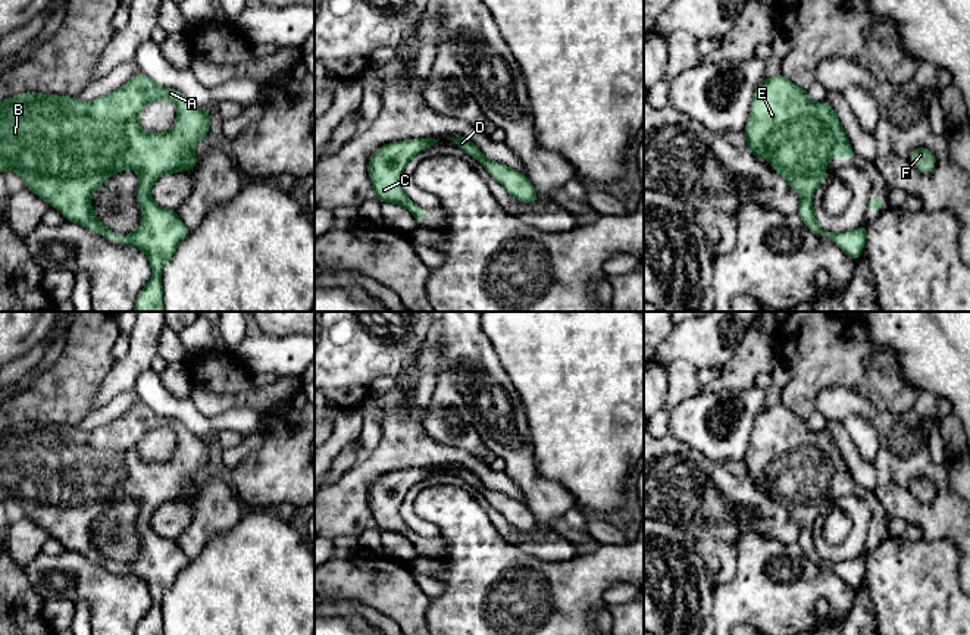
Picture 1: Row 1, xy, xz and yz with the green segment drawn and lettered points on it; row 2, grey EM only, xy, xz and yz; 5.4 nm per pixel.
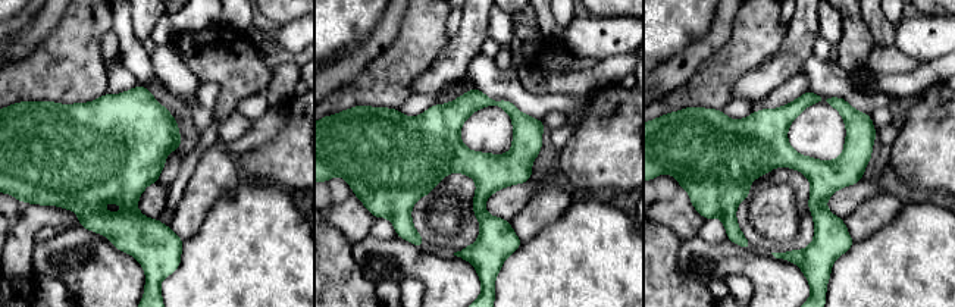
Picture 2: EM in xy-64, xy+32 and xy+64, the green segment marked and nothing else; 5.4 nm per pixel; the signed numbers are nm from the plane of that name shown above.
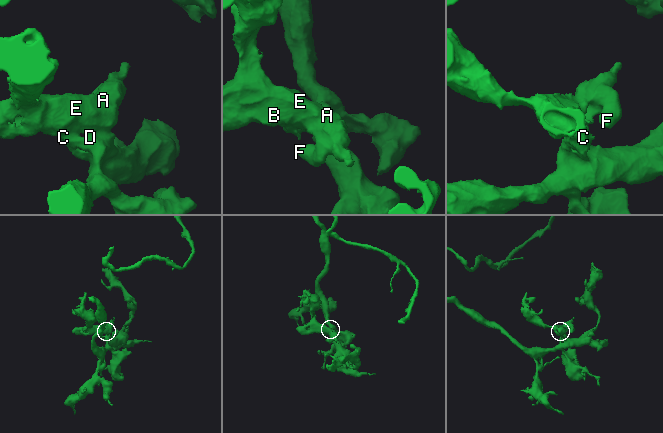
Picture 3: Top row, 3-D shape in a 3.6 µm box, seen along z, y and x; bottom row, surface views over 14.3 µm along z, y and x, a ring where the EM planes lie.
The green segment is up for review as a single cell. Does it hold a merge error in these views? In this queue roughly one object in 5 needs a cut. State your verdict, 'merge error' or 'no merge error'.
no merge error

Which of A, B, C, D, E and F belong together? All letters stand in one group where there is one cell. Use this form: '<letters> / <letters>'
A B C D E F

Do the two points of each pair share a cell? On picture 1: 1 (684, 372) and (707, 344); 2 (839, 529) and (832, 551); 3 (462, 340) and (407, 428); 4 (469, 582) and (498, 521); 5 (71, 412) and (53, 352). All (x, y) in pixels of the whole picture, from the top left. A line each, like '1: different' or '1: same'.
1: different
2: different
3: different
4: different
5: different

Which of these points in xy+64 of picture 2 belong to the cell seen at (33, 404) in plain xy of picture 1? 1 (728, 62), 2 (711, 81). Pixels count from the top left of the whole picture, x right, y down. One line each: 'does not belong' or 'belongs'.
1: belongs
2: belongs

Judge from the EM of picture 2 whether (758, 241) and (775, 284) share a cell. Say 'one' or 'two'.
two

